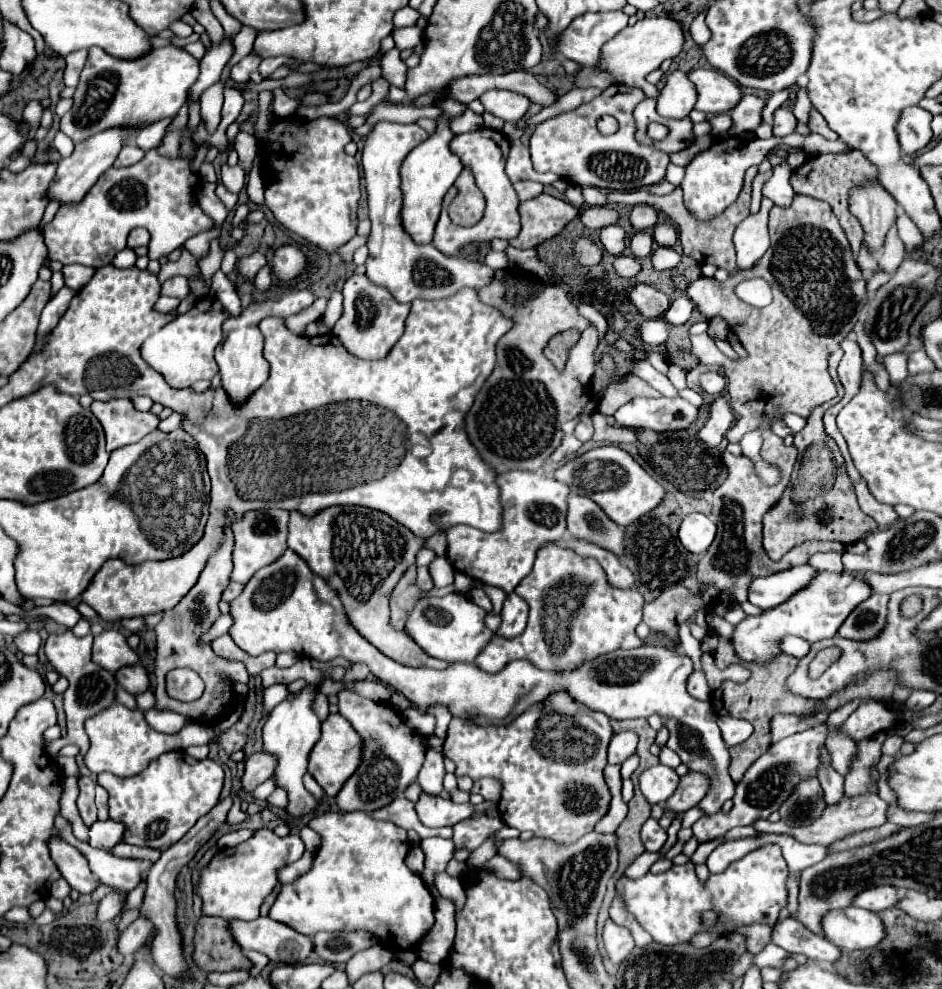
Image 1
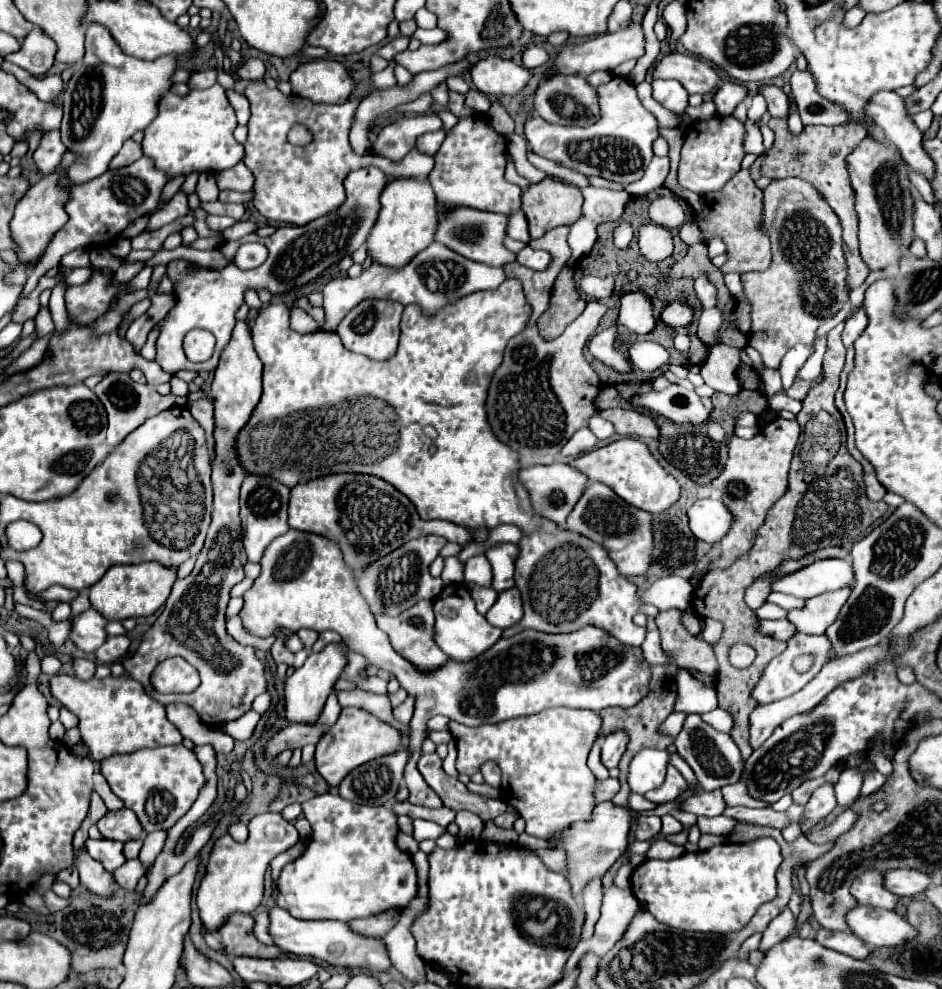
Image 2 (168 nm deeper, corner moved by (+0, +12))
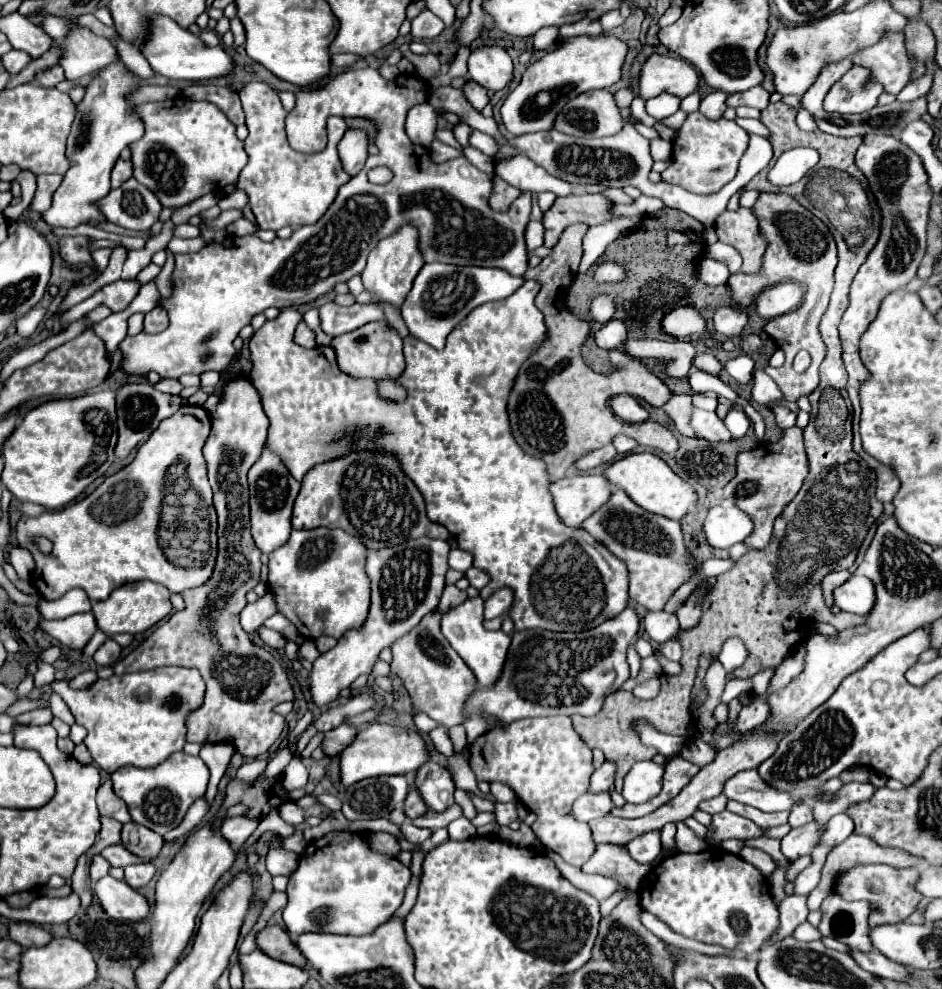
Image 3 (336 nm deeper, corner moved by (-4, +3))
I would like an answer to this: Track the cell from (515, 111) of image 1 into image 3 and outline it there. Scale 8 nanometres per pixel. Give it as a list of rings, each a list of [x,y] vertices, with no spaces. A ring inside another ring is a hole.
[[[498,46],[478,48],[468,58],[468,78],[486,88],[488,92],[500,92],[512,82],[514,64],[506,50]]]

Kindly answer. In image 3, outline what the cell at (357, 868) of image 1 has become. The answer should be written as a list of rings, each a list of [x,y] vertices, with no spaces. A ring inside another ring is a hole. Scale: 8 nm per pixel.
[[[328,832],[326,836],[314,840],[304,850],[298,868],[290,874],[288,880],[288,904],[284,908],[284,924],[290,936],[298,936],[302,932],[330,932],[330,934],[370,934],[380,924],[388,922],[388,918],[400,908],[404,900],[404,892],[410,884],[412,872],[398,858],[390,858],[386,854],[376,852],[368,836],[362,832]]]

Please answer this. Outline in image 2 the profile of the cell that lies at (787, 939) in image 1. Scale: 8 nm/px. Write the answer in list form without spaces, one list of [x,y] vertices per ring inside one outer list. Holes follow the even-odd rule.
[[[820,929],[814,937],[820,939],[820,943],[824,943],[824,947],[840,951],[844,955],[850,955],[854,959],[868,959],[872,953],[872,949],[864,941],[860,941],[856,935],[852,935],[850,931]]]

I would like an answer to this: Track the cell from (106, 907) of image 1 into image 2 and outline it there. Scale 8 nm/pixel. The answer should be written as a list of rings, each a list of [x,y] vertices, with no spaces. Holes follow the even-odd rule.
[[[130,859],[130,861],[126,861],[120,869],[114,871],[114,879],[116,879],[116,883],[118,883],[120,887],[132,891],[132,889],[136,889],[138,879],[140,879],[144,873],[146,873],[146,869],[144,869],[142,861],[140,861],[140,859]]]

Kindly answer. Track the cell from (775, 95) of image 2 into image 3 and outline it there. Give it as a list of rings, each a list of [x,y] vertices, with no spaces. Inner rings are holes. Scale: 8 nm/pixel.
[[[754,86],[746,92],[736,92],[736,94],[730,94],[728,96],[728,106],[732,108],[738,108],[738,106],[752,106],[752,108],[758,108],[758,110],[764,110],[768,108],[770,104],[770,92],[762,86]]]

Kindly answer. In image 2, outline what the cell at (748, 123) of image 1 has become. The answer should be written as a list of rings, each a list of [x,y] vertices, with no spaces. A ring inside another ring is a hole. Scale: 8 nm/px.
[[[722,83],[722,87],[712,97],[716,111],[720,115],[730,115],[734,111],[734,107],[746,99],[746,93],[748,91],[738,83]]]

